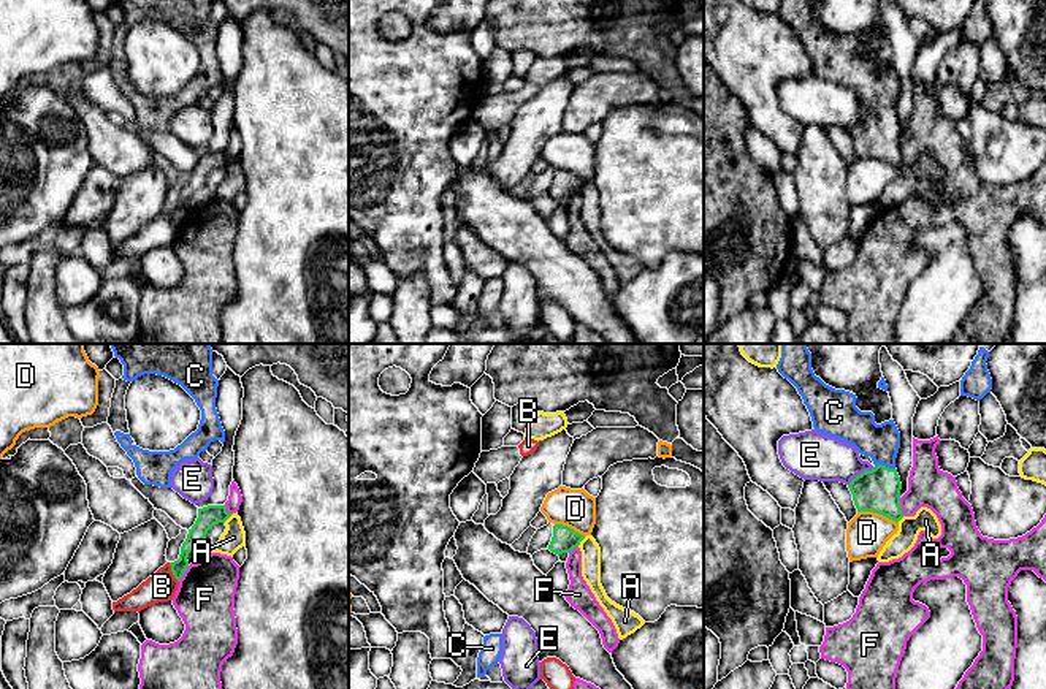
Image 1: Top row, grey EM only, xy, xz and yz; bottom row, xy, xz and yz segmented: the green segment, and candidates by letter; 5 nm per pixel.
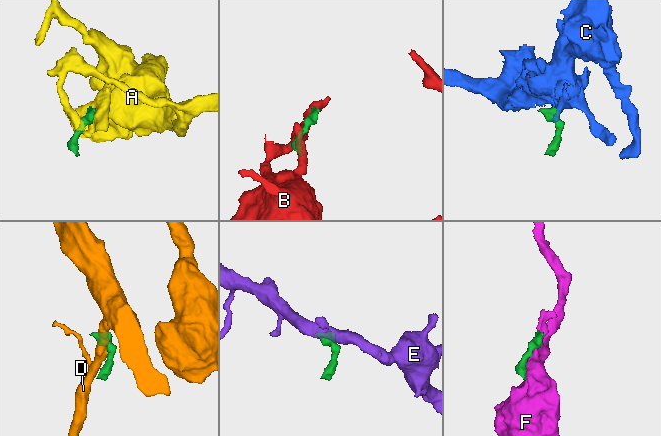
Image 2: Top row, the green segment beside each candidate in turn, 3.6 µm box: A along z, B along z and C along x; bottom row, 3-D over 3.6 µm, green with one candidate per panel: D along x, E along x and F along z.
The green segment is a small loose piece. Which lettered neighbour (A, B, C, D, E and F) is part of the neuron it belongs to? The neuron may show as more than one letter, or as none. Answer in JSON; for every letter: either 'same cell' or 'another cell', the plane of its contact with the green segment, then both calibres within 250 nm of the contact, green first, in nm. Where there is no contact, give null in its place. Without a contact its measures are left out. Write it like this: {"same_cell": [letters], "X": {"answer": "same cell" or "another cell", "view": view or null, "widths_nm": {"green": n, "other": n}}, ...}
{"same_cell": ["C"], "A": {"answer": "another cell", "view": "xy", "widths_nm": {"green": 100, "other": 120}}, "B": {"answer": "another cell", "view": "xy", "widths_nm": {"green": 90, "other": 150}}, "C": {"answer": "same cell", "view": "yz", "widths_nm": {"green": 220, "other": 190}}, "D": {"answer": "another cell", "view": "yz", "widths_nm": {"green": 220, "other": 220}}, "E": {"answer": "another cell", "view": "yz", "widths_nm": {"green": 220, "other": 240}}, "F": {"answer": "another cell", "view": "yz", "widths_nm": {"green": 220, "other": 200}}}

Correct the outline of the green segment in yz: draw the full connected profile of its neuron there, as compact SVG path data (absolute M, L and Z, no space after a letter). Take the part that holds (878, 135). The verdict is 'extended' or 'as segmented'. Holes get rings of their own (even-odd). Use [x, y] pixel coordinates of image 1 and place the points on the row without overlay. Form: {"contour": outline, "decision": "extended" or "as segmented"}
{"contour": "M781 0L777 14L797 33L815 76L872 103L875 112L848 130L857 157L880 158L899 168L903 163L902 128L895 114L900 78L894 65L876 70L872 57L856 52L856 40L826 30L811 14L811 0Z", "decision": "extended"}

